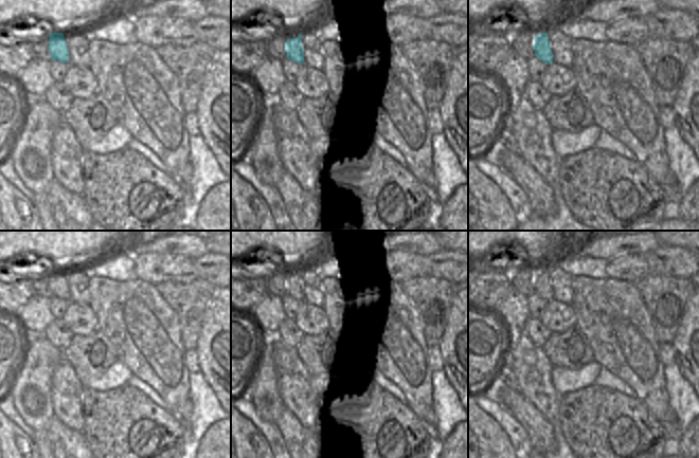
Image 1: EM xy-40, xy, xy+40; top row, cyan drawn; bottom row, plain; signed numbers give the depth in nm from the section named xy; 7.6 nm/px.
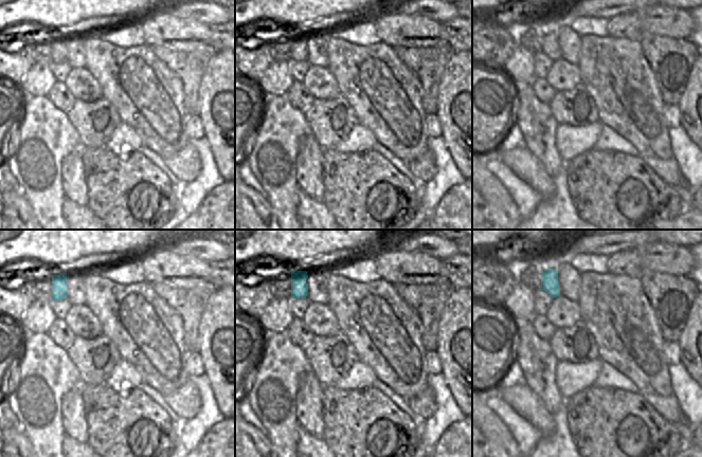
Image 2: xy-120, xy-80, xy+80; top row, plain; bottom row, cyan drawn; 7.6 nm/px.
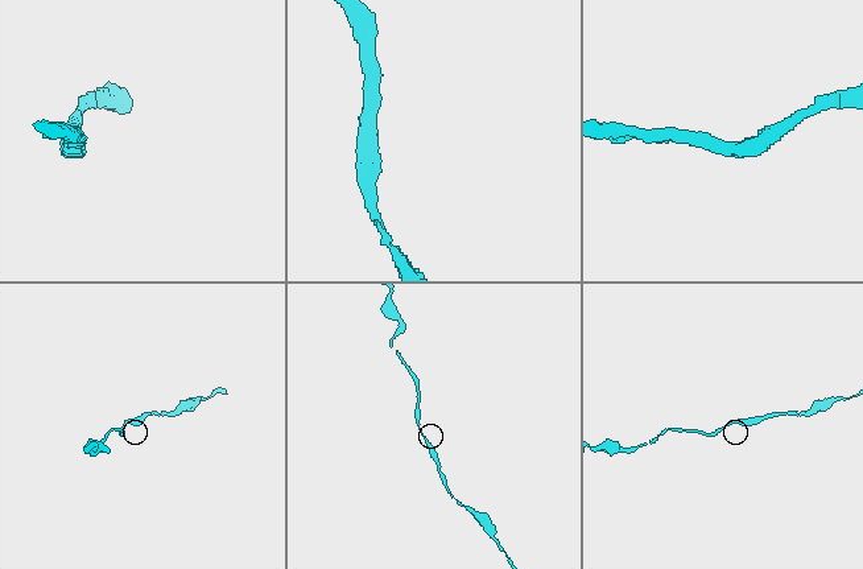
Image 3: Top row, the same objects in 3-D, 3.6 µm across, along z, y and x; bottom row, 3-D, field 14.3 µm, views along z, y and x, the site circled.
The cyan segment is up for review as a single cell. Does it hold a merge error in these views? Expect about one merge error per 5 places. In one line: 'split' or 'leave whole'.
leave whole

